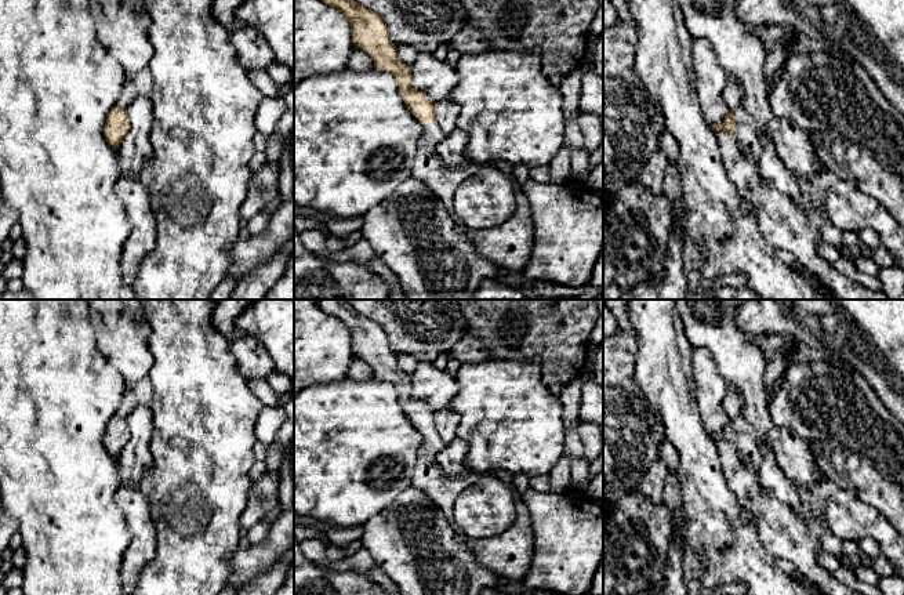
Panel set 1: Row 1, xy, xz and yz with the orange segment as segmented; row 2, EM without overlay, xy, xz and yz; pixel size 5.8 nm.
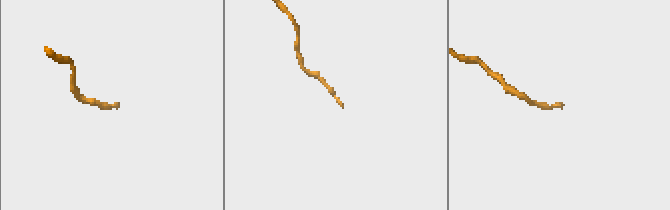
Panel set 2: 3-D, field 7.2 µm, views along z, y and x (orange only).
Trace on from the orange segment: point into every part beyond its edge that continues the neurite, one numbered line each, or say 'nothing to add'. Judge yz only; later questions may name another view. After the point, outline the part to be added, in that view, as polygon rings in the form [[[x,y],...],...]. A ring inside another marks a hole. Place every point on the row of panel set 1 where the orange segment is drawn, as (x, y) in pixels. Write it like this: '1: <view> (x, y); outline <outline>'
1: yz (748, 138); outline [[[741,106],[734,108],[734,117],[737,120],[736,138],[744,150],[748,150],[756,160],[762,155],[762,142],[758,134],[755,119],[747,113]]]

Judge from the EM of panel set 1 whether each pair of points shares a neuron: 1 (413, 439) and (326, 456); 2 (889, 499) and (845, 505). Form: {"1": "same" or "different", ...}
{"1": "same", "2": "different"}

